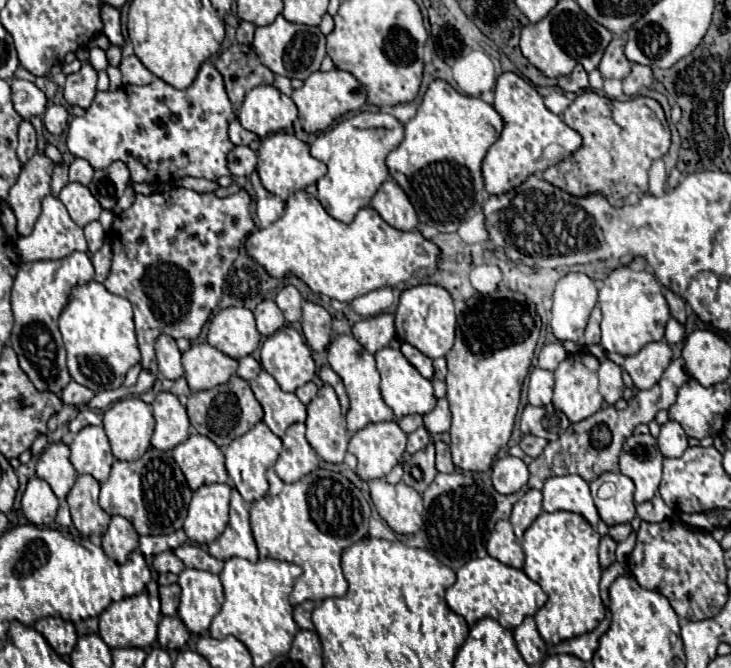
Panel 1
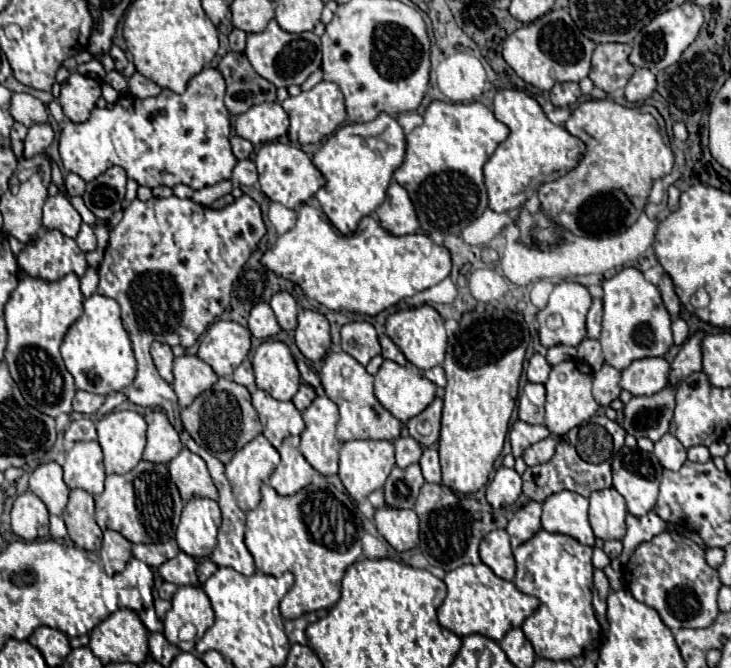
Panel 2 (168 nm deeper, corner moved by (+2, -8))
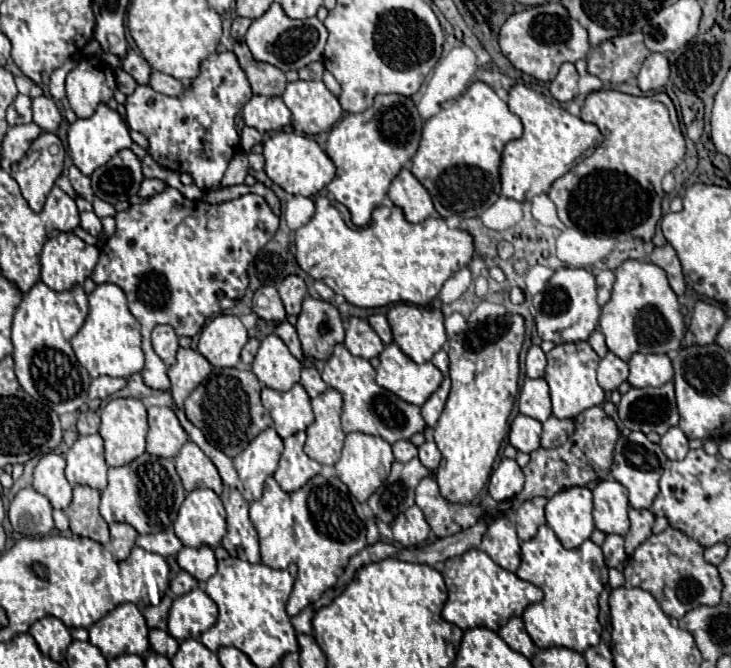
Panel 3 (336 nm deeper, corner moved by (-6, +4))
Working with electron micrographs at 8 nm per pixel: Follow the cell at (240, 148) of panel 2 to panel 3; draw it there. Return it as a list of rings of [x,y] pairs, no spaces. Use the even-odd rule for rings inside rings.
[[[245,126],[243,128],[243,132],[241,132],[241,146],[243,146],[243,150],[245,152],[249,152],[255,144],[259,144],[261,142],[261,134],[255,130],[255,128],[249,128],[249,126]]]

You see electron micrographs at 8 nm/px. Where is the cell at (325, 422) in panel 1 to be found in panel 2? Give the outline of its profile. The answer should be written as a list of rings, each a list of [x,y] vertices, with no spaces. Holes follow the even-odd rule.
[[[321,394],[303,412],[303,420],[307,428],[301,434],[301,454],[319,474],[337,474],[339,450],[343,446],[335,436],[335,426],[339,420],[337,406],[325,394]]]

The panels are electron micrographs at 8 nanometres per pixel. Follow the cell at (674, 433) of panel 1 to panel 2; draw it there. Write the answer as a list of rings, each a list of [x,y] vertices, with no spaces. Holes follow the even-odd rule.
[[[665,434],[659,442],[655,442],[653,454],[661,460],[667,470],[679,470],[687,460],[685,446],[673,434]]]

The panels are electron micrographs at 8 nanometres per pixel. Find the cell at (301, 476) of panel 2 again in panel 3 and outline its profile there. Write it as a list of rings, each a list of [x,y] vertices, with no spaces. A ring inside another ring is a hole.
[[[306,433],[293,434],[285,440],[285,450],[281,454],[279,466],[273,474],[277,484],[285,492],[295,492],[297,488],[305,486],[313,476],[321,472],[321,464],[311,460],[304,452]]]

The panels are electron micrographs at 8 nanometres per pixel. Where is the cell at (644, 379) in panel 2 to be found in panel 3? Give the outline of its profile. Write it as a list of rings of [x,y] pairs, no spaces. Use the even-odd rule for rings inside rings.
[[[635,354],[629,360],[627,382],[633,388],[661,386],[673,378],[673,364],[667,354]]]

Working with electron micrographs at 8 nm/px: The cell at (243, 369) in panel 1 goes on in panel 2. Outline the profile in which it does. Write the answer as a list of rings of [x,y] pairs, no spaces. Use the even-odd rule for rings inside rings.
[[[243,360],[243,362],[241,362],[241,366],[233,372],[233,380],[235,380],[237,384],[245,386],[250,392],[256,389],[253,366],[249,360]]]

